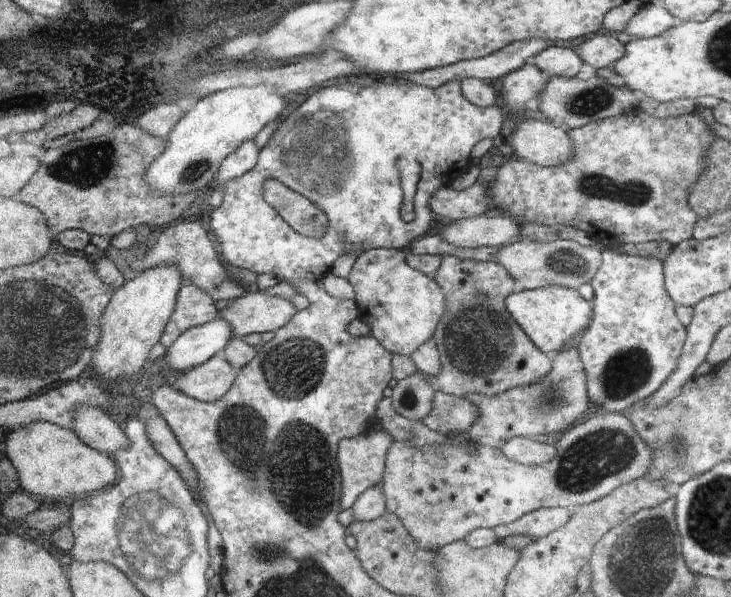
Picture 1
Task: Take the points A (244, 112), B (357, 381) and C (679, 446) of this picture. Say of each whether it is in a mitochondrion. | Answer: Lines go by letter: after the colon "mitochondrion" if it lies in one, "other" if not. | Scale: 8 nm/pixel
A: other
B: other
C: mitochondrion

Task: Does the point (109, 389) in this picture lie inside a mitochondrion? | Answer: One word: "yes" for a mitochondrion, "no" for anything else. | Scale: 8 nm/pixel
no

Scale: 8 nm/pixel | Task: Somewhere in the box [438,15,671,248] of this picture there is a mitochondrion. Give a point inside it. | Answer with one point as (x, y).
(617, 188)

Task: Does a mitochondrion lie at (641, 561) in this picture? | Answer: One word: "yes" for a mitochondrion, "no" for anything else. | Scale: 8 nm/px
yes

